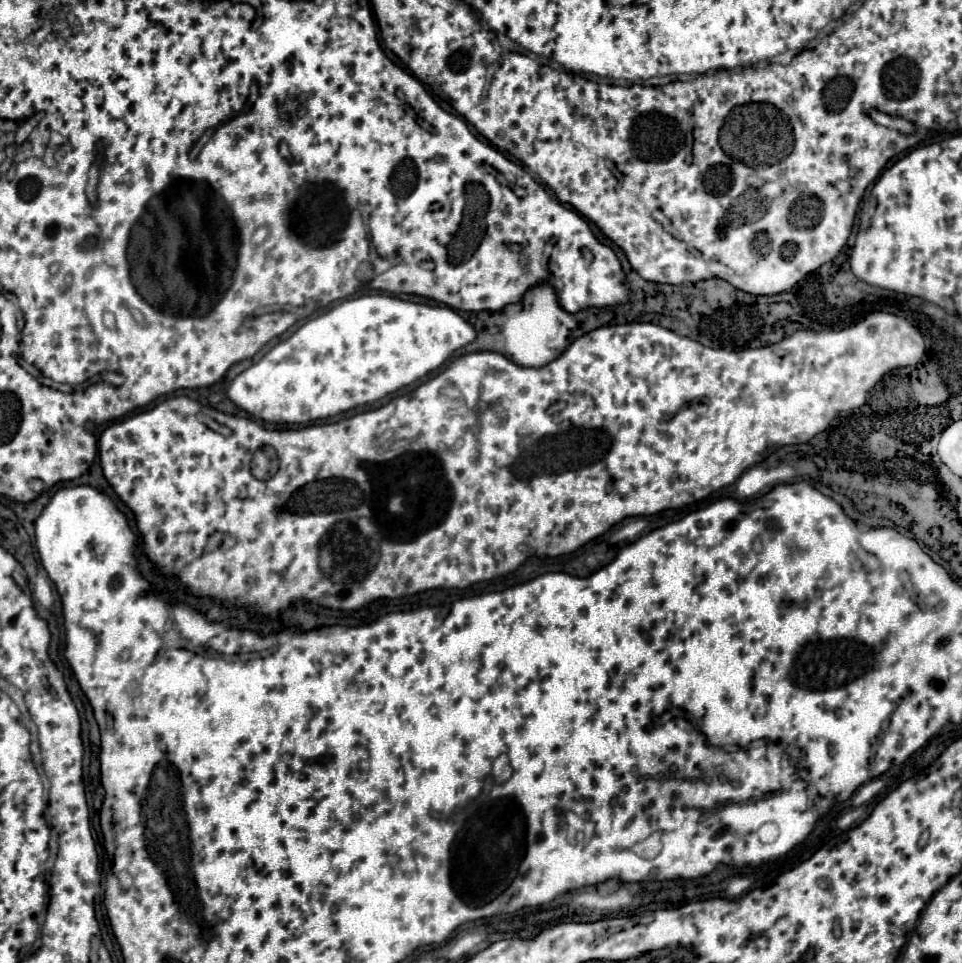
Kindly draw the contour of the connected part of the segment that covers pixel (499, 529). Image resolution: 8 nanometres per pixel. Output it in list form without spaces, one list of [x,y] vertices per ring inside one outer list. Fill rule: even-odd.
[[[871,313],[863,321],[859,321],[853,327],[841,329],[841,331],[797,331],[791,337],[785,337],[783,341],[775,345],[767,345],[761,349],[747,349],[747,351],[729,351],[729,349],[711,349],[701,345],[699,341],[693,341],[689,337],[681,337],[669,329],[663,329],[659,325],[647,322],[632,322],[626,324],[607,325],[591,331],[575,339],[567,351],[563,351],[557,359],[553,359],[549,365],[543,367],[523,367],[513,363],[501,353],[481,351],[481,353],[469,353],[459,359],[455,359],[443,373],[429,379],[421,387],[417,387],[413,395],[397,397],[391,403],[371,411],[371,413],[359,413],[351,419],[343,419],[336,423],[326,425],[309,425],[301,429],[270,430],[257,425],[256,422],[245,417],[227,415],[218,411],[217,420],[209,420],[207,425],[197,419],[197,413],[203,411],[203,407],[189,399],[189,397],[171,397],[159,405],[155,405],[149,411],[143,411],[139,415],[127,417],[121,423],[111,423],[99,437],[99,459],[105,473],[105,479],[111,483],[115,493],[120,500],[129,505],[137,517],[137,527],[145,541],[145,553],[149,559],[159,565],[163,575],[175,575],[179,577],[193,595],[207,595],[221,599],[227,607],[239,605],[249,607],[255,613],[265,613],[271,617],[277,617],[279,611],[287,609],[293,601],[315,601],[323,607],[333,609],[345,609],[355,611],[365,607],[367,603],[381,599],[381,597],[403,597],[413,595],[427,589],[463,589],[479,581],[493,579],[497,575],[505,575],[509,571],[515,571],[521,563],[525,563],[531,555],[565,555],[577,551],[587,541],[607,533],[615,523],[623,521],[625,517],[639,517],[639,515],[653,515],[663,509],[677,509],[681,505],[695,503],[699,499],[705,499],[713,491],[731,485],[737,481],[737,477],[749,469],[755,463],[761,463],[771,451],[793,445],[793,443],[807,443],[817,433],[825,431],[833,417],[843,409],[857,409],[865,403],[865,395],[881,381],[883,375],[893,371],[895,367],[907,367],[917,365],[925,353],[923,335],[919,333],[909,321],[891,315],[891,313]],[[227,425],[228,435],[222,435],[223,426]],[[193,427],[209,427],[211,430],[211,443],[207,443],[207,435],[203,445],[199,441],[199,431],[193,433]],[[271,445],[279,459],[281,469],[267,481],[259,481],[251,475],[249,463],[253,453],[263,447]],[[331,513],[335,513],[335,519],[327,519]],[[355,517],[369,517],[381,531],[381,557],[373,573],[369,573],[361,583],[347,583],[341,585],[332,583],[319,569],[319,543],[323,535],[343,519],[355,519]]]

